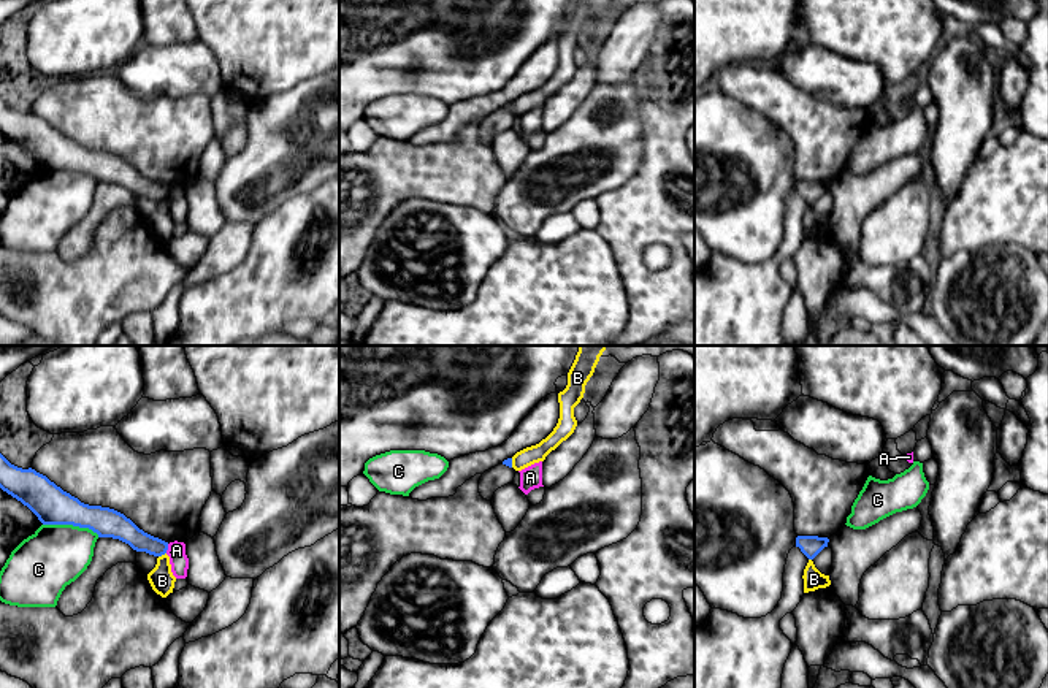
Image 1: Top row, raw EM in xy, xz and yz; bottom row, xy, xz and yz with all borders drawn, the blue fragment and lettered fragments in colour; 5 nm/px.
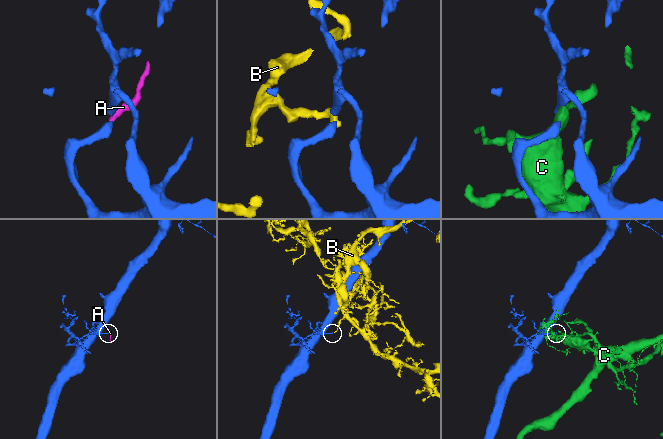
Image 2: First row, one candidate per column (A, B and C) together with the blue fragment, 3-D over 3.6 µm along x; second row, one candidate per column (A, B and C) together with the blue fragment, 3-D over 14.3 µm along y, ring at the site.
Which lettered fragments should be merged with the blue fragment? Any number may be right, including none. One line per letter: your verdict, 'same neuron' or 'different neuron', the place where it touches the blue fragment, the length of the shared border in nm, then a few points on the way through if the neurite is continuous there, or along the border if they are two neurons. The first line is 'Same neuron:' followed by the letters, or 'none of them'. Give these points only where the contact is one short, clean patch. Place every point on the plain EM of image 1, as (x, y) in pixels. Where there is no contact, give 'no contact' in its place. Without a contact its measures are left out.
Same neuron: none of them
A: different neuron; meets blue in xy at (167, 194); contact 50 nm long; border along xy (168, 189), (165, 197)
B: different neuron; meets blue in xy at (162, 198); contact 50 nm long; border along xy (165, 197), (159, 202)
C: different neuron; meets blue in xy at (72, 168); contact 300 nm long

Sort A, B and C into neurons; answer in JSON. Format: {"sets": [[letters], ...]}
{"sets": [["A"], ["B"], ["C"]]}

